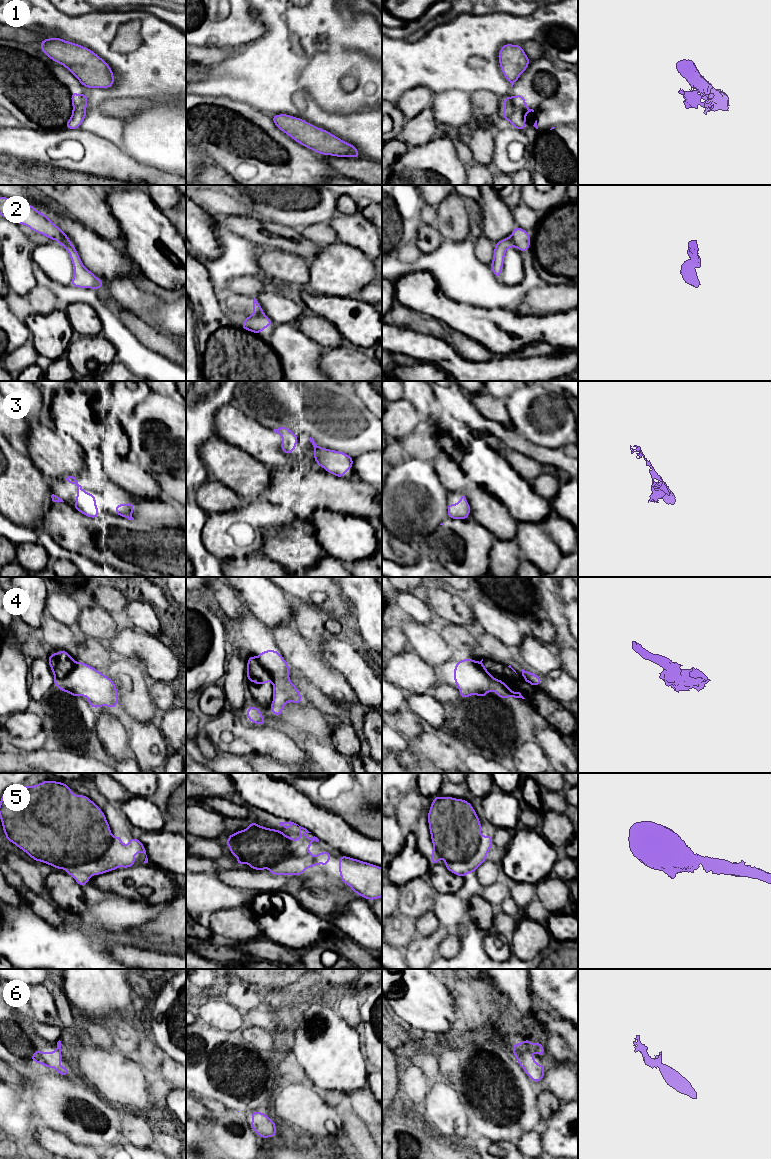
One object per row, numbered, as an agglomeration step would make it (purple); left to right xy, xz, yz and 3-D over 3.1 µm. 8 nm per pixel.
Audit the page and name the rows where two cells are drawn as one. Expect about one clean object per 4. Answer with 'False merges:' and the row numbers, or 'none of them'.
False merges: 1, 2, 4

